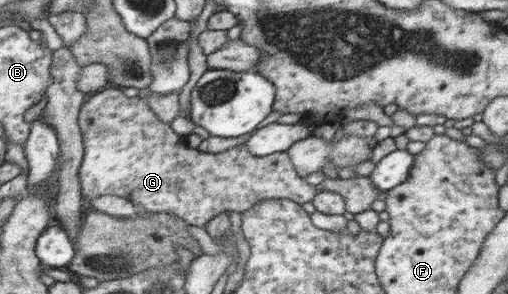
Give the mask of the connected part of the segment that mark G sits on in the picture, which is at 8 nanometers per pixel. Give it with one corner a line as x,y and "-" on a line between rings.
106,87
106,89
102,90
101,92
90,94
88,100
84,102
84,105
81,107
79,124
81,125
85,146
85,157
81,169
79,170
79,177
82,185
83,197
86,200
90,201
103,195
119,196
132,201
134,204
138,204
138,206
141,206
144,209
144,213
167,212
188,221
190,225
195,225
201,228
207,227
210,223
210,220
220,216
222,213
229,213
230,211
244,213
248,209
254,208
256,203
268,199
288,199
298,204
312,203
313,200
319,195
318,193
320,193
320,191
336,191
336,193
342,194
344,197
346,210
352,211
352,214
354,215
355,212
362,213
363,211
370,209
370,205
372,202
378,200
378,195
380,195
381,192
378,191
378,189
374,189
374,187
372,187
372,183
369,182
367,177
358,177
353,179
325,178
324,181
317,186
310,185
310,183
308,183
304,177
301,177
296,172
295,166
293,165
288,152
278,152
268,156
256,156
250,154
249,150
244,145
244,147
237,146
223,153
216,153
210,158
205,157
202,154
202,151
198,151
198,149
190,149
190,147
188,147
186,144
186,137
176,135
174,130
172,130
172,127
170,127
170,124
164,123
156,115
156,112
152,110
150,104
148,104
146,100
140,98
138,95
134,97
126,97
120,87

